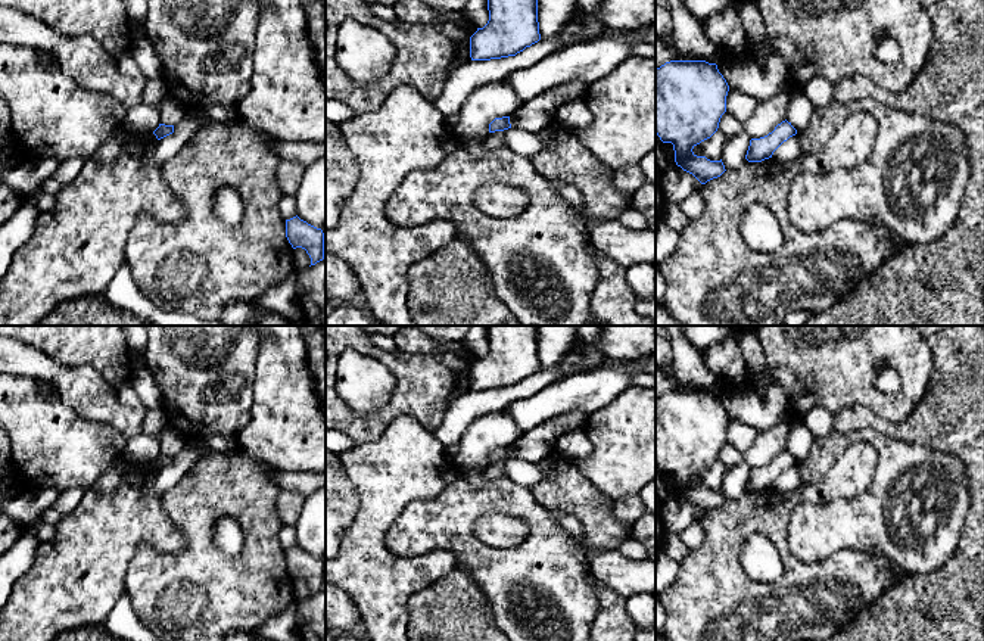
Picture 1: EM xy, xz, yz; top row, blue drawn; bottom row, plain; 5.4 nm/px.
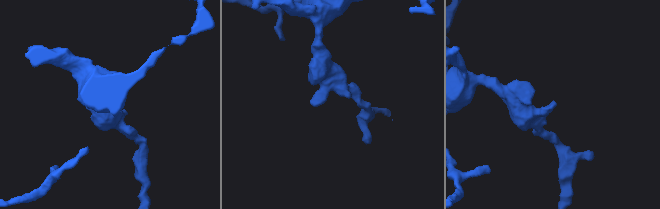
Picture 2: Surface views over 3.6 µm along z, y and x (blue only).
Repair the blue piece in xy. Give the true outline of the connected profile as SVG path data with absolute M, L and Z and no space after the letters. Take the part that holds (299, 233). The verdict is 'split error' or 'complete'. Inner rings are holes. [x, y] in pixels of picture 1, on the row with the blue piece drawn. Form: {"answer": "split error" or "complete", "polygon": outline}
{"answer": "complete", "polygon": "M298 215L286 220L286 237L293 249L302 248L311 258L311 265L324 259L324 233Z"}

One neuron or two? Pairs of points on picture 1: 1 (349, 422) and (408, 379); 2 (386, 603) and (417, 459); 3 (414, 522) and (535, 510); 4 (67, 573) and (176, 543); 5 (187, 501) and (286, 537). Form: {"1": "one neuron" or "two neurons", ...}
{"1": "one neuron", "2": "one neuron", "3": "one neuron", "4": "one neuron", "5": "two neurons"}

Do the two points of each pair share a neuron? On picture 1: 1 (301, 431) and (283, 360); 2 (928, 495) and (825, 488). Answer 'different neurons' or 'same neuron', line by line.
1: same neuron
2: different neurons

